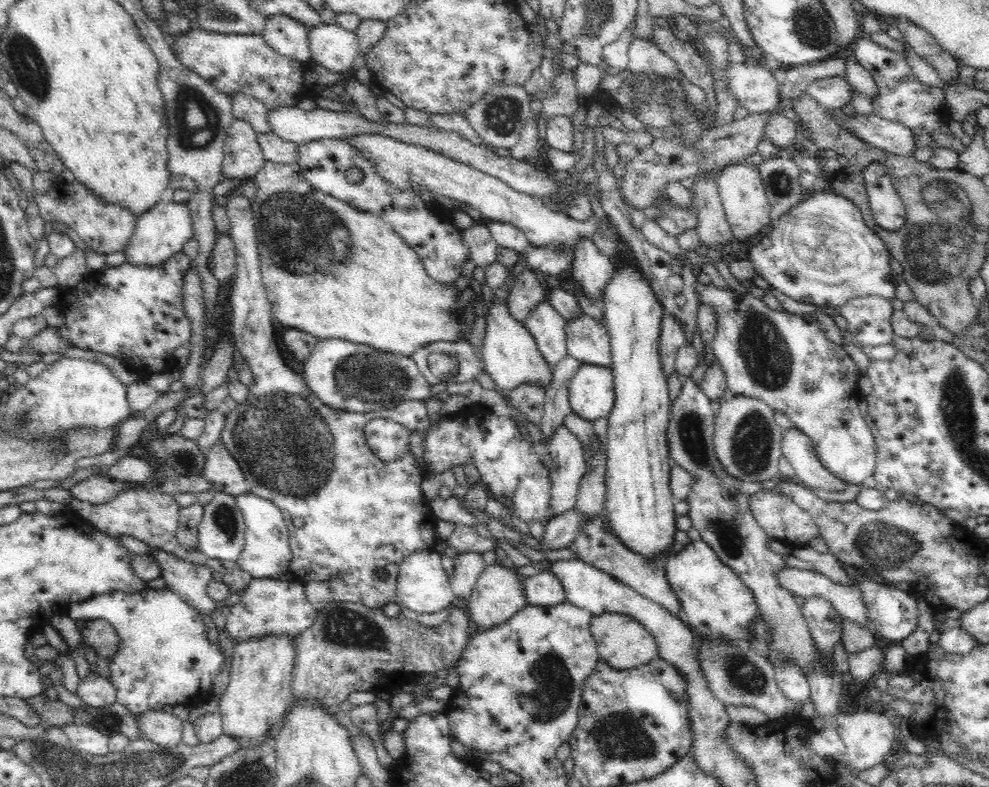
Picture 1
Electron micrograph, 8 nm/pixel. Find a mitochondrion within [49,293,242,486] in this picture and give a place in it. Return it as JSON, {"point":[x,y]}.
{"point":[183,459]}

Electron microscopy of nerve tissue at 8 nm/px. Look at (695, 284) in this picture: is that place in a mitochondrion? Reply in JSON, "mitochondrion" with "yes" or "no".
{"mitochondrion":"no"}

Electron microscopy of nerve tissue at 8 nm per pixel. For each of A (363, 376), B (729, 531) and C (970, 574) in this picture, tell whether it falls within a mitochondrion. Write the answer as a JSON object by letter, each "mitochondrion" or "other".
{"A":"mitochondrion","B":"mitochondrion","C":"other"}

